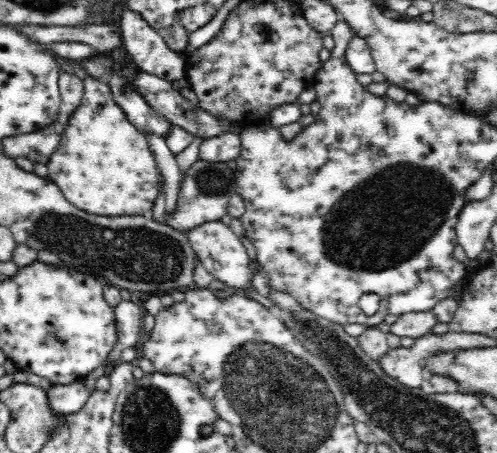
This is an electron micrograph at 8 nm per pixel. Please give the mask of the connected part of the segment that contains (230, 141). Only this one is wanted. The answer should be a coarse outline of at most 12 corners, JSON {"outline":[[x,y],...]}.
{"outline":[[238,132],[204,139],[199,160],[226,163],[240,156]]}

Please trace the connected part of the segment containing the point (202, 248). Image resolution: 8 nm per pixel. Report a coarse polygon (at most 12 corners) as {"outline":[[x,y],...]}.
{"outline":[[210,221],[184,232],[206,271],[247,291],[248,250],[230,227]]}

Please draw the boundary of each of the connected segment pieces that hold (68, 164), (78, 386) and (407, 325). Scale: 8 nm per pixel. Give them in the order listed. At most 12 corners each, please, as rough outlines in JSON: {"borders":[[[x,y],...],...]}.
{"borders":[[[86,74],[48,178],[76,208],[142,216],[150,146]],[[83,380],[52,385],[49,409],[60,416],[85,407],[92,392]],[[433,310],[398,316],[388,333],[414,340],[432,334]]]}

